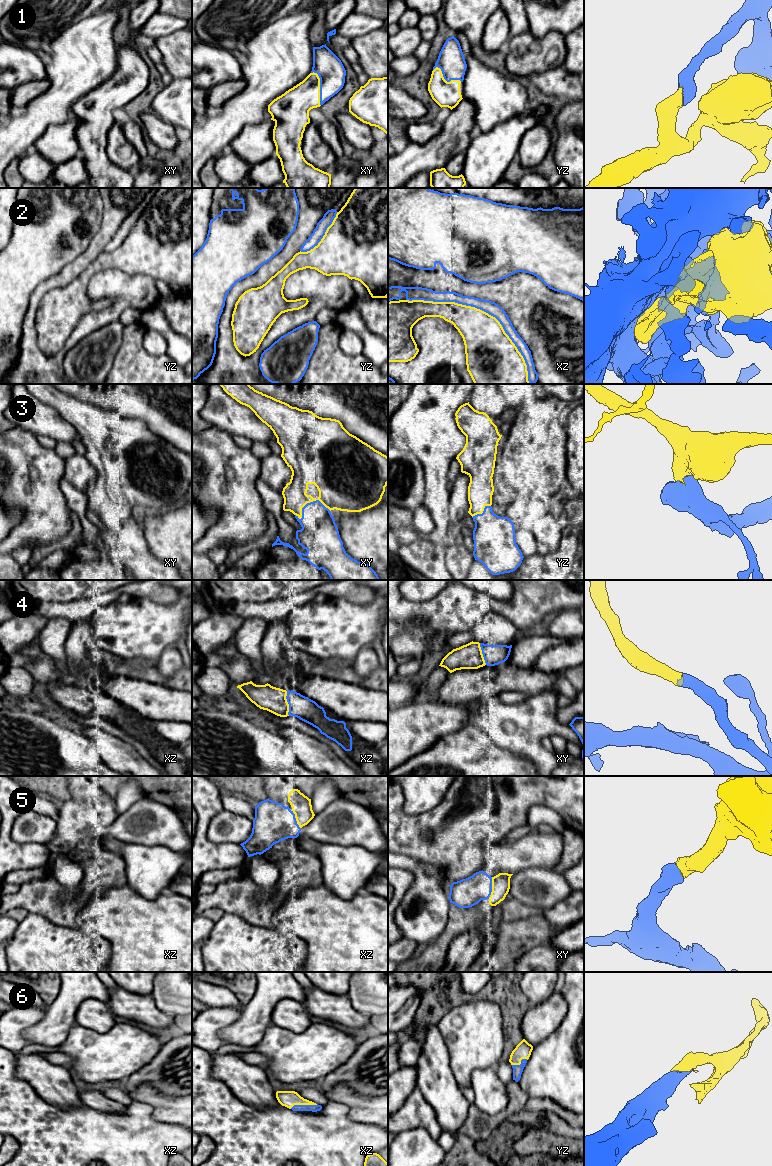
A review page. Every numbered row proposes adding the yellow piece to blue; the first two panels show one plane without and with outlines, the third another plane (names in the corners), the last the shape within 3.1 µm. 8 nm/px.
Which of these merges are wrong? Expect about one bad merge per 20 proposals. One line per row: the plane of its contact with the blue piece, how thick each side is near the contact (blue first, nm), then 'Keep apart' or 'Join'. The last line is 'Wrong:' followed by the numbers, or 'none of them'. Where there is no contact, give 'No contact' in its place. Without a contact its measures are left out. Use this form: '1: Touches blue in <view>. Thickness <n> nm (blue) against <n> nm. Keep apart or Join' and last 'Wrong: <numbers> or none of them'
1: Touches blue in xy. Thickness 220 nm (blue) against 260 nm. Join
2: Touches blue in xz. Thickness 110 nm (blue) against 340 nm. Join
3: Touches blue in xy. Thickness 300 nm (blue) against 280 nm. Join
4: Touches blue in xz. Thickness 190 nm (blue) against 200 nm. Join
5: Touches blue in xy. Thickness 220 nm (blue) against 140 nm. Join
6: Touches blue in xz. Thickness 60 nm (blue) against 130 nm. Join
Wrong: none of them

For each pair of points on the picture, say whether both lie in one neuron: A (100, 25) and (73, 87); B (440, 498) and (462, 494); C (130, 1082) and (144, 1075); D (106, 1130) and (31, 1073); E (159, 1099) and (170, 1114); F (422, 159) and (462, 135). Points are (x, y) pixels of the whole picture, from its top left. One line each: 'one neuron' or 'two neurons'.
A: one neuron
B: two neurons
C: one neuron
D: two neurons
E: one neuron
F: one neuron

